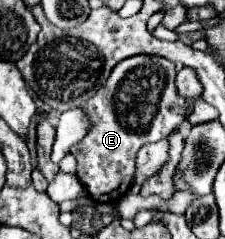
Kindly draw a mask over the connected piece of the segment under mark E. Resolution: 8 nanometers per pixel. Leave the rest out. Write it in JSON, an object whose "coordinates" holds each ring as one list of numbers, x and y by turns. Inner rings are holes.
{"coordinates":[[132,56,116,64,104,88,100,88,100,92,96,92,96,96,88,100,88,104,84,106,90,128,84,140,80,140,72,148,72,154,78,160,78,178,84,184,84,188,88,190,90,198,94,198,96,202,108,202,108,204,118,202,132,184,136,152,148,142,166,138,172,130,176,130,184,122,188,100,176,94,174,78,176,78,176,70,170,60,160,58,160,56]]}

